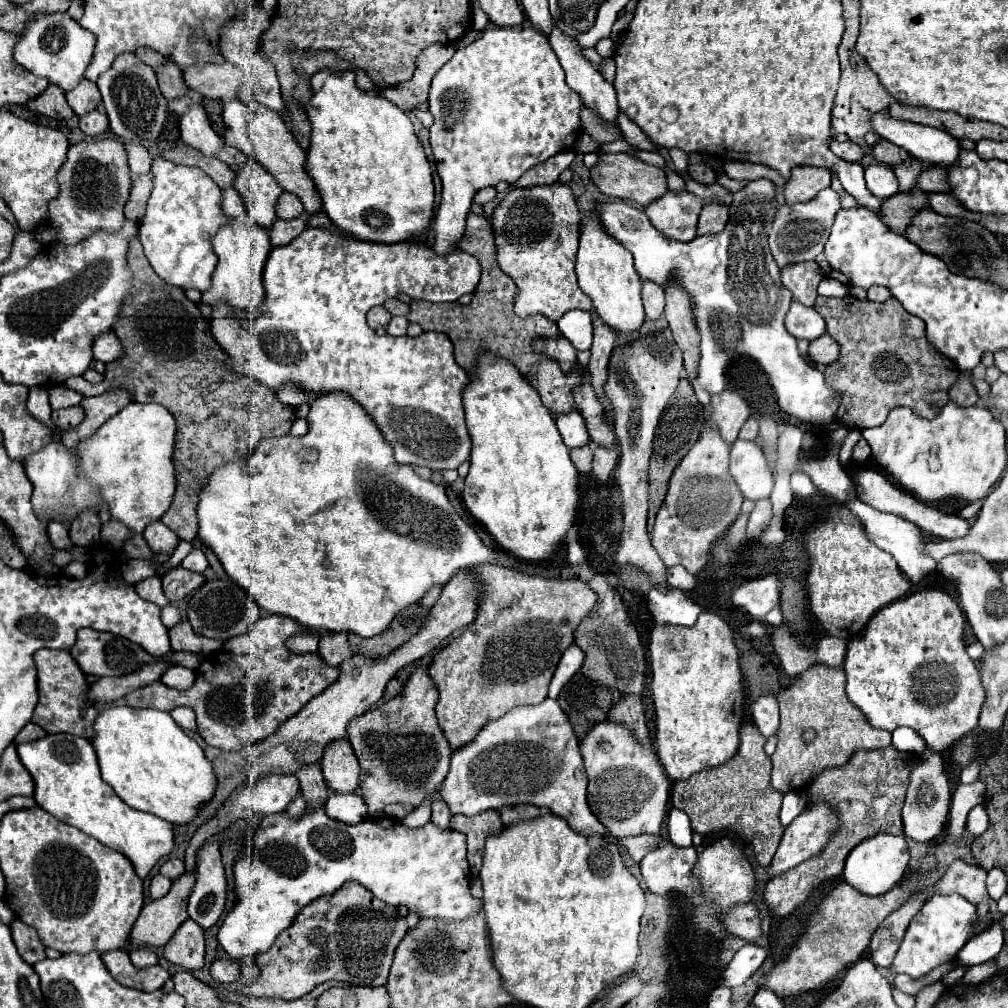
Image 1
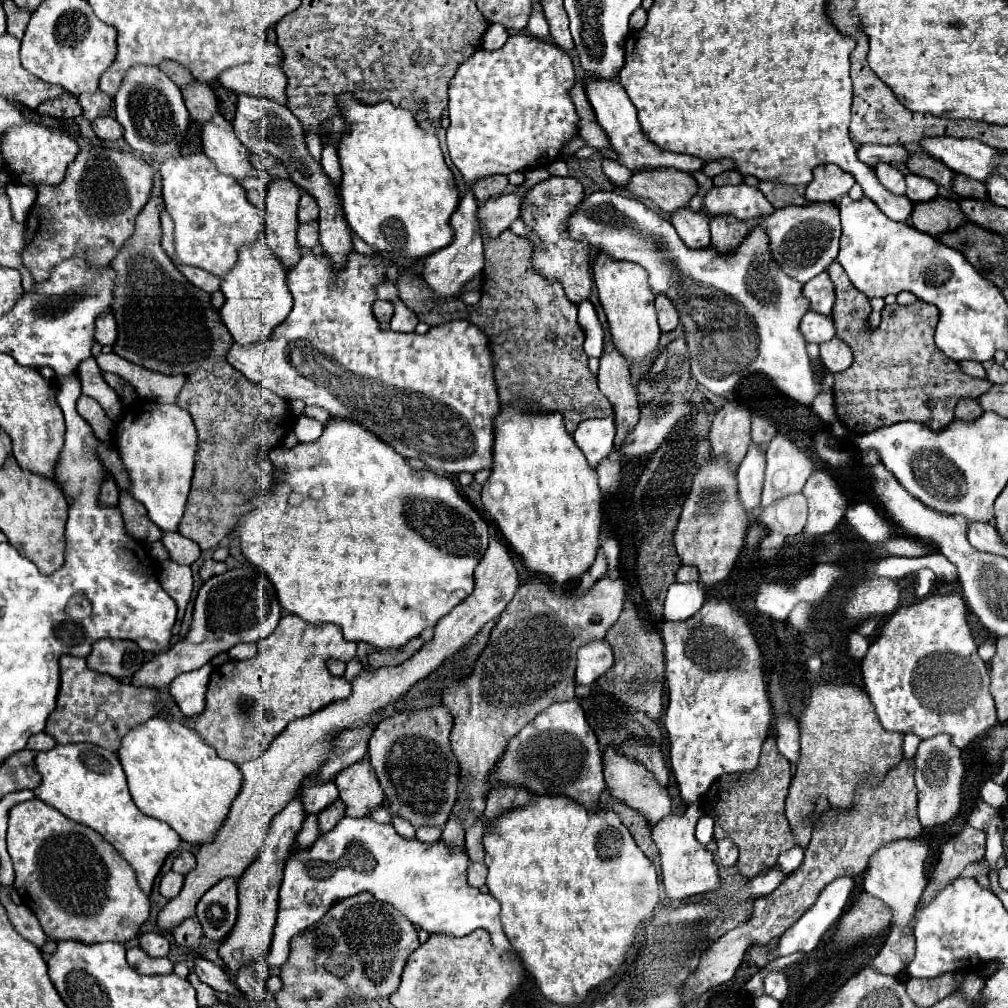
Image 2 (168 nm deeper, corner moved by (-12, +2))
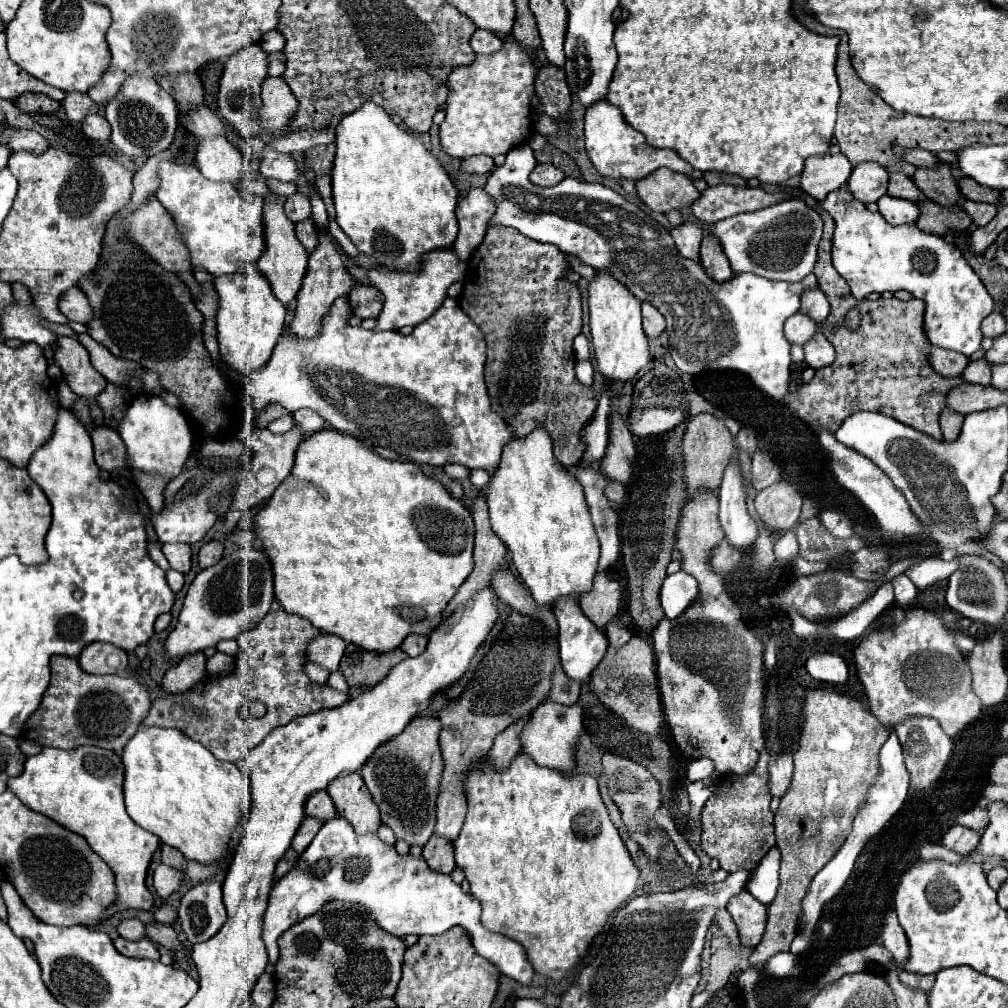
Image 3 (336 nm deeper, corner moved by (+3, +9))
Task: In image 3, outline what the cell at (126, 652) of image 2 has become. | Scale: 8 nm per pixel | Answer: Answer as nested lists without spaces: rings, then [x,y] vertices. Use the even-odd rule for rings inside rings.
[[[94,641],[86,645],[78,657],[78,663],[88,673],[120,673],[128,667],[126,651],[104,641]]]

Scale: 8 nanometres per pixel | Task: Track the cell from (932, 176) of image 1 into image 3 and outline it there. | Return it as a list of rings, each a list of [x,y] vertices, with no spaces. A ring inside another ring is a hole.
[[[962,177],[958,181],[958,187],[960,187],[960,193],[970,201],[984,201],[984,203],[994,203],[994,205],[1000,203],[1000,191],[984,187],[970,177]]]

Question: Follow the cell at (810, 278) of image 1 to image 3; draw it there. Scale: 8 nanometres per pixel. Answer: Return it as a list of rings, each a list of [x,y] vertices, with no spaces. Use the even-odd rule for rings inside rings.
[[[812,287],[804,291],[804,295],[800,297],[800,311],[812,317],[816,323],[822,323],[826,319],[826,315],[830,313],[830,305],[820,287]]]

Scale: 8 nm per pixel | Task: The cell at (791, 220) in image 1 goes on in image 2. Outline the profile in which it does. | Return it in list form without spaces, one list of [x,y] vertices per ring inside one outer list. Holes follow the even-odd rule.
[[[809,204],[809,206],[785,206],[775,210],[767,218],[755,220],[751,226],[761,226],[769,236],[769,252],[773,260],[779,264],[779,268],[799,280],[801,284],[807,284],[817,274],[825,272],[827,266],[837,258],[839,252],[839,238],[841,238],[841,222],[839,222],[839,210],[835,204]]]

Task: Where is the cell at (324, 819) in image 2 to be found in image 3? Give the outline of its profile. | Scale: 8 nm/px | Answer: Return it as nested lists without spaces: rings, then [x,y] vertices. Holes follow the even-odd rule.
[[[306,817],[306,819],[302,821],[302,825],[298,827],[294,839],[292,839],[292,849],[296,849],[298,853],[302,853],[302,851],[310,845],[310,841],[316,837],[316,833],[320,831],[320,827],[322,827],[320,819]]]

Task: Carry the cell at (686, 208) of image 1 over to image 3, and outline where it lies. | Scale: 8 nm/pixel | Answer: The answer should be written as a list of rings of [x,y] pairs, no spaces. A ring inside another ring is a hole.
[[[682,223],[678,227],[674,227],[672,231],[672,237],[676,241],[676,247],[678,251],[688,257],[688,259],[698,259],[698,249],[700,249],[700,241],[702,241],[702,229],[696,225],[696,223]]]

